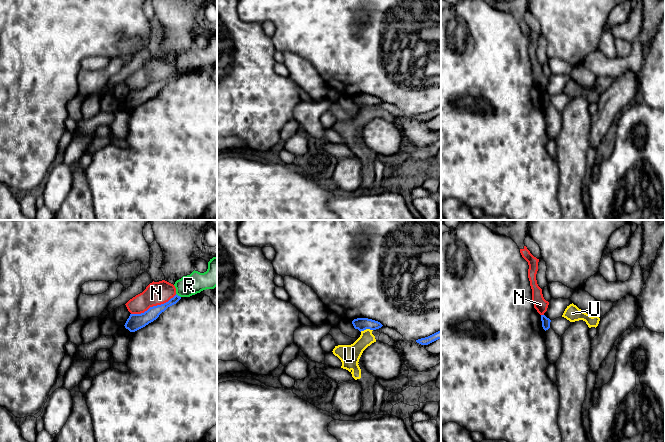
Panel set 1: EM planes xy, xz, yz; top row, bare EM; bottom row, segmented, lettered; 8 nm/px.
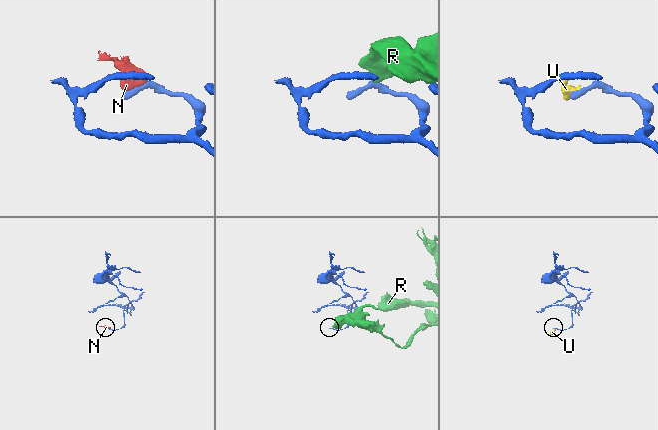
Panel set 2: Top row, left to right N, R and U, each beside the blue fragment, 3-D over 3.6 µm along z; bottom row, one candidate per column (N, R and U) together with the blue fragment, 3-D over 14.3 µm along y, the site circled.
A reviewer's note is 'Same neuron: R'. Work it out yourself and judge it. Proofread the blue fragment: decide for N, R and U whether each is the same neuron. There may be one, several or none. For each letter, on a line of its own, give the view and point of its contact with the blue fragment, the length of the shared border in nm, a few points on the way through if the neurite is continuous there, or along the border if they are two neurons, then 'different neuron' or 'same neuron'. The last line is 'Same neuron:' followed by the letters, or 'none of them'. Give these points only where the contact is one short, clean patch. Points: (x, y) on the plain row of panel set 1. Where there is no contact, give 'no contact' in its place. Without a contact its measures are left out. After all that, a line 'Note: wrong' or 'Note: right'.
N: meets blue in xy at (153, 82); contact 400 nm long; border along xy (176, 70), (163, 79), (150, 82), (143, 88), (131, 90); different neuron
R: meets blue in xy at (177, 71); contact 50 nm long; border along xy (176, 69), (180, 73); different neuron
U: meets blue in xz at (366, 104); contact 110 nm long; border along xz (372, 105), (360, 107); different neuron
Same neuron: none of them
Note: wrong

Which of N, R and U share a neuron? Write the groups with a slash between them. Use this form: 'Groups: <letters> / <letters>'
Groups: N U / R

